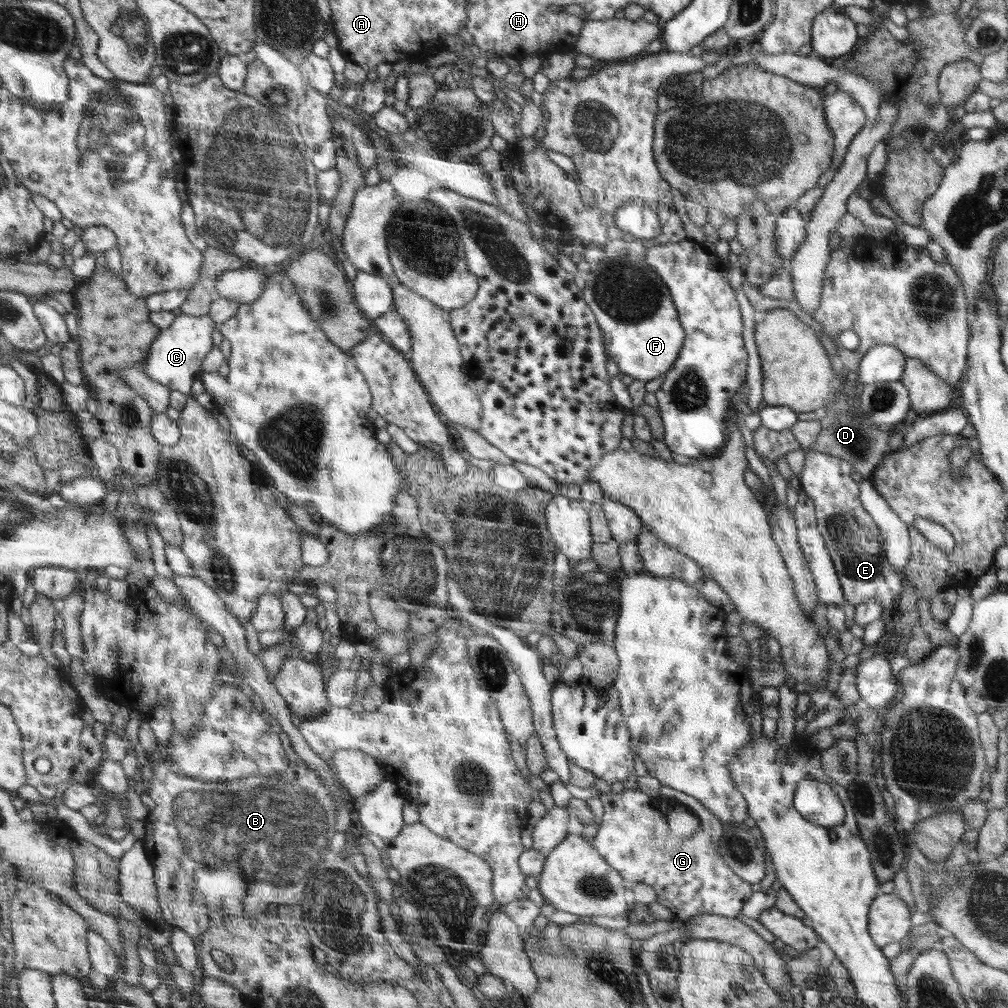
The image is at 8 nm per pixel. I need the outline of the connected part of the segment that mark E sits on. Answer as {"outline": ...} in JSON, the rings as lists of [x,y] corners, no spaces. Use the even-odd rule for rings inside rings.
{"outline":[[[808,450],[804,468],[799,476],[801,488],[814,498],[818,506],[817,526],[822,526],[826,534],[825,546],[830,546],[829,554],[834,554],[834,567],[838,566],[838,579],[842,578],[842,590],[846,590],[846,601],[854,606],[874,598],[882,609],[893,611],[905,578],[888,563],[886,549],[882,547],[880,529],[866,512],[860,501],[859,480],[846,459],[824,452]]]}

